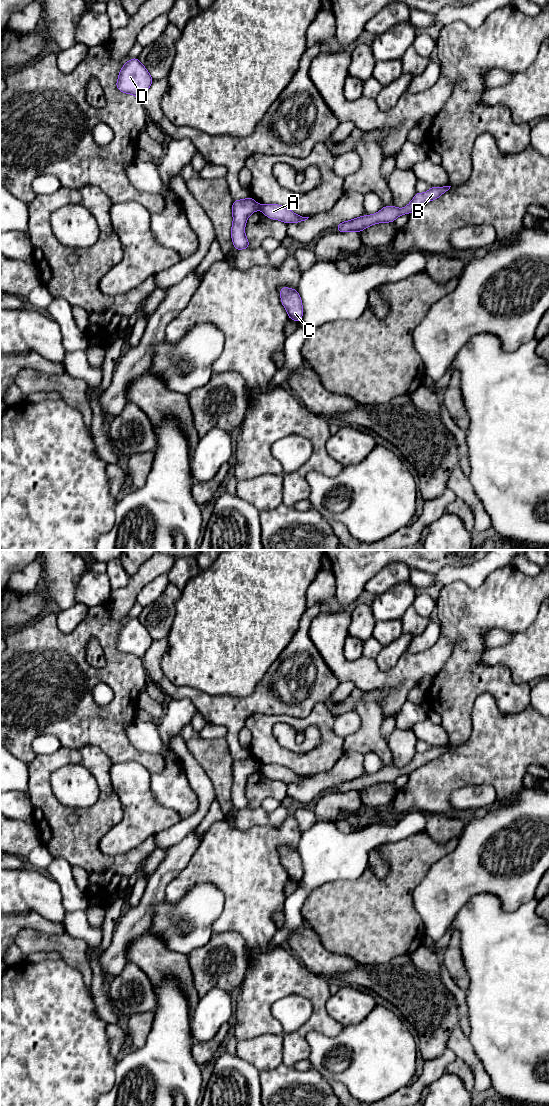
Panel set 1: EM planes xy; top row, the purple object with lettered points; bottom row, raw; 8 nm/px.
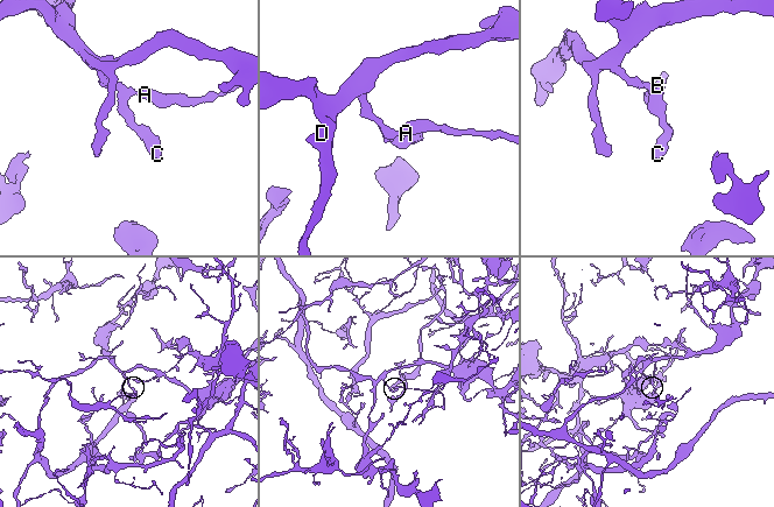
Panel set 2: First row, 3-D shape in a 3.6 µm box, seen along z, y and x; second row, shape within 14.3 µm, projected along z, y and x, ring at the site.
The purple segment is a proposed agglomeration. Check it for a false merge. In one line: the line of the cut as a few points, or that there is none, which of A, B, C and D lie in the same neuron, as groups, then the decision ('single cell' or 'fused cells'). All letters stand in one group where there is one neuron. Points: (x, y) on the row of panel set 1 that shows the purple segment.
cut in xy along (258, 205), (259, 208); A B / C D; fused cells

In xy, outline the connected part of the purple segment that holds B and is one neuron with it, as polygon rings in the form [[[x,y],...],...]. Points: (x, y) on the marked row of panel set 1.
[[[451,186],[430,187],[425,193],[416,192],[411,202],[404,208],[396,206],[384,206],[379,212],[372,215],[364,215],[358,218],[341,222],[337,225],[337,229],[341,233],[345,232],[361,232],[367,227],[377,223],[394,222],[397,217],[404,214],[410,214],[422,205],[439,198],[443,193],[447,192]]]

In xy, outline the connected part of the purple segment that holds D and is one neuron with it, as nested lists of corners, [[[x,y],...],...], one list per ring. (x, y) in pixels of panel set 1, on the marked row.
[[[138,58],[124,63],[119,72],[116,87],[119,91],[142,98],[151,84],[152,77]]]

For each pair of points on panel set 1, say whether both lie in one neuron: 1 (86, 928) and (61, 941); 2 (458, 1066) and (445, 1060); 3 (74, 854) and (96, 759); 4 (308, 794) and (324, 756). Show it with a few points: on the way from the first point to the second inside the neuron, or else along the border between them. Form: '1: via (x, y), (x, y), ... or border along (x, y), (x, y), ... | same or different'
1: border along (66, 932), (81, 938), (88, 945) | different
2: border along (458, 1058), (453, 1060), (444, 1072) | different
3: via (85, 830), (104, 811), (104, 783) | same
4: border along (337, 760), (329, 769), (317, 772), (309, 777) | different

